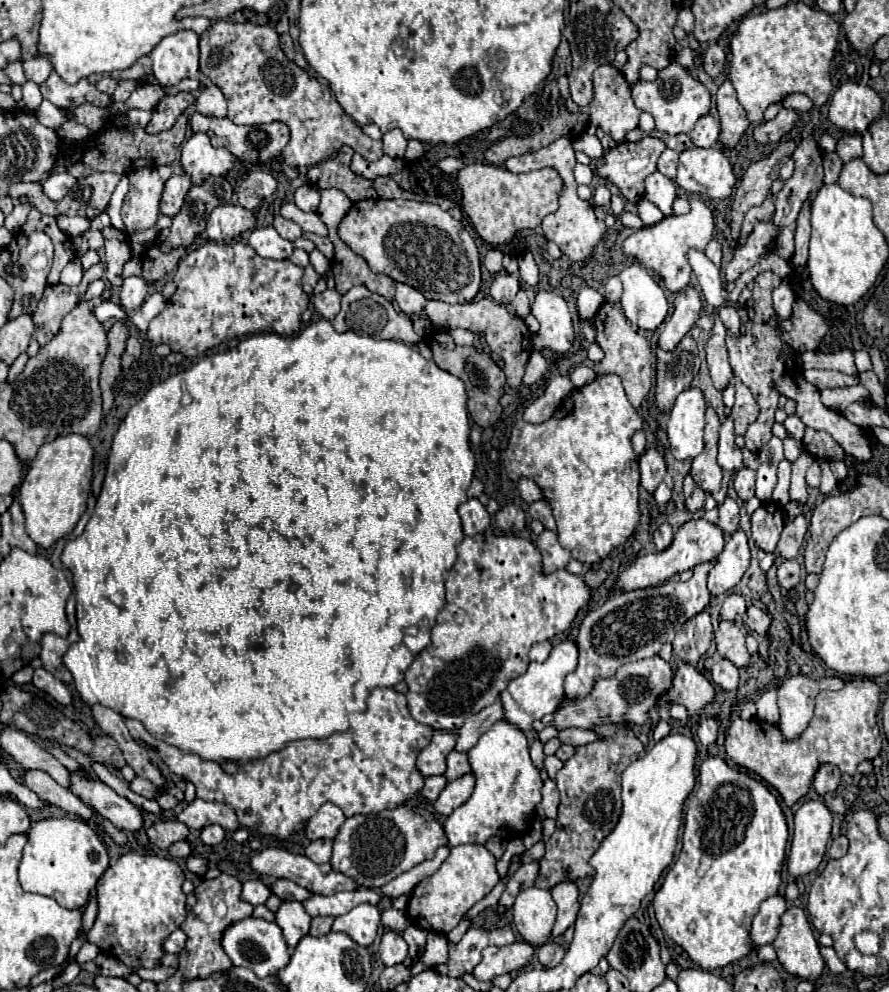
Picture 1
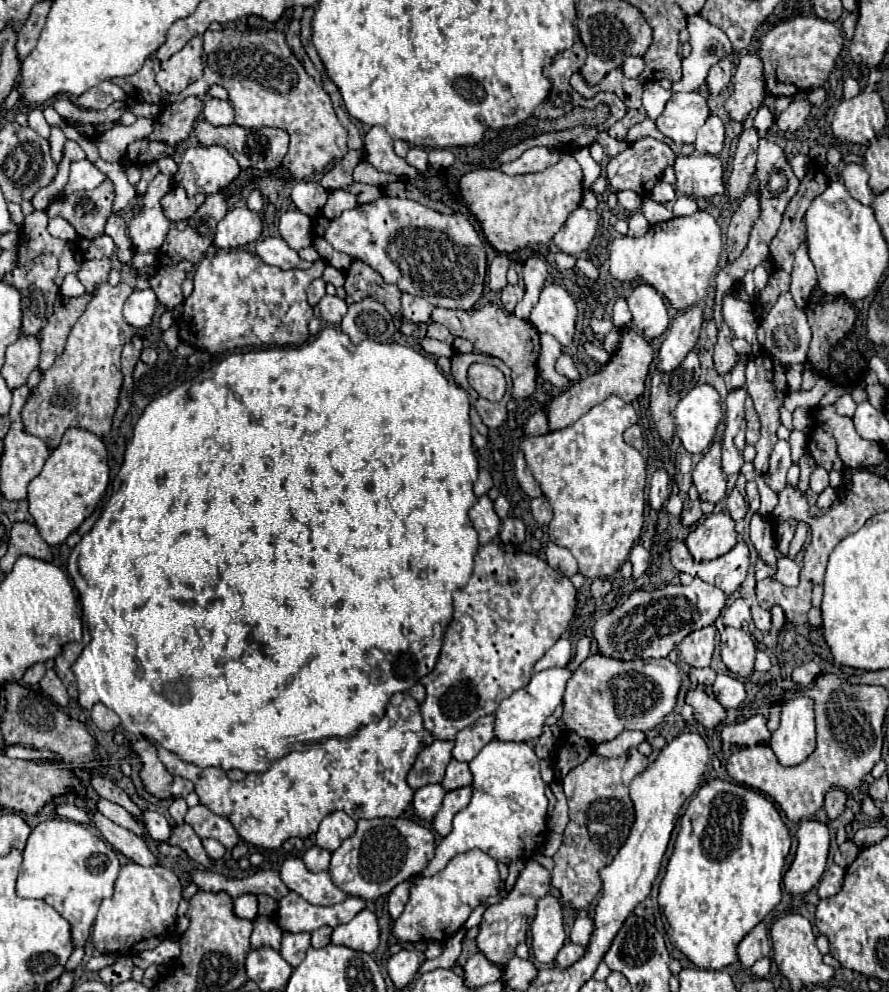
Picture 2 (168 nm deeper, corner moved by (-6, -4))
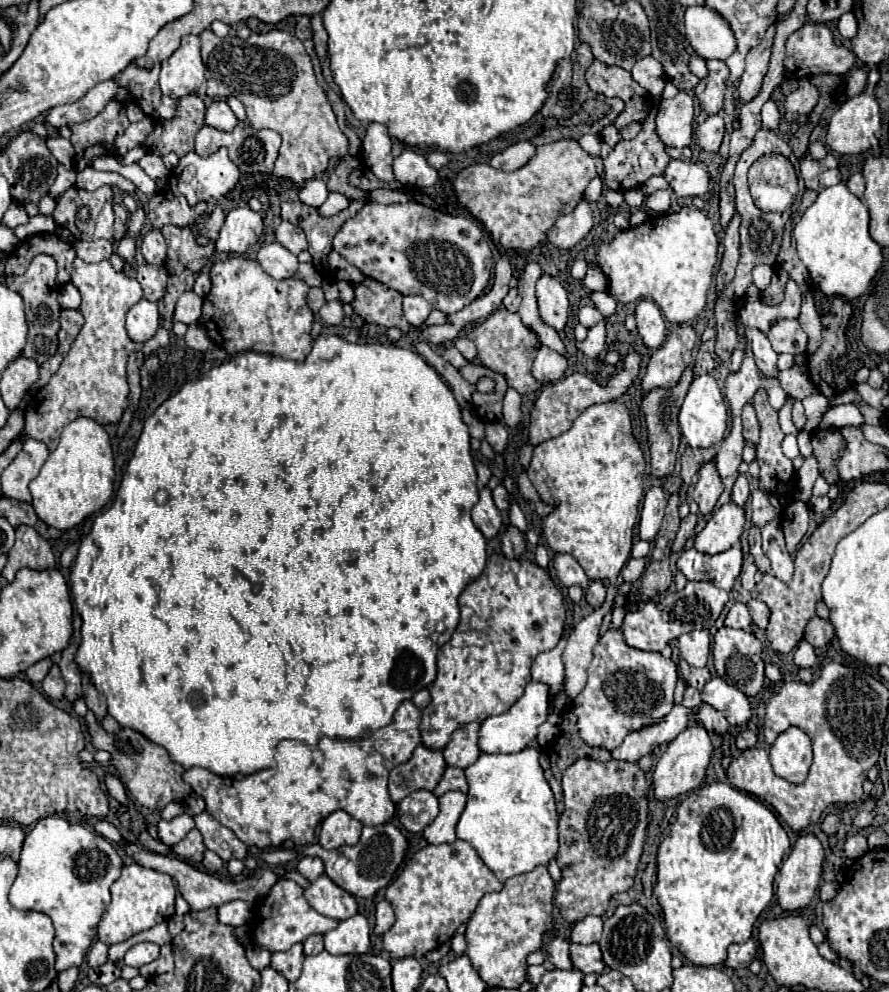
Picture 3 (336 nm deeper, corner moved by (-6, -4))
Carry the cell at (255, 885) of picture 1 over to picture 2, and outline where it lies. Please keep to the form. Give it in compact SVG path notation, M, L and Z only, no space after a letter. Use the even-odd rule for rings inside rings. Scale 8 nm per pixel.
M246 894L246 896L240 896L234 900L234 914L238 918L246 918L246 920L254 920L258 912L258 900L256 896L252 894Z

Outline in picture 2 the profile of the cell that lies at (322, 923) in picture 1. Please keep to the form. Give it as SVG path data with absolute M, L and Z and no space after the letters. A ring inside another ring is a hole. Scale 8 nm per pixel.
M322 926L318 930L312 932L312 946L314 948L324 948L330 944L330 934L332 934L332 928L330 926Z

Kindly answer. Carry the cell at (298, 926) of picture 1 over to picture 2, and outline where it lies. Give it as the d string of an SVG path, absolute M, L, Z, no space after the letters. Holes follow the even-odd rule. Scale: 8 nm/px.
M306 932L284 934L284 936L282 936L280 954L282 954L282 958L284 958L292 968L296 968L296 966L304 960L308 948L310 948L310 934L306 934Z

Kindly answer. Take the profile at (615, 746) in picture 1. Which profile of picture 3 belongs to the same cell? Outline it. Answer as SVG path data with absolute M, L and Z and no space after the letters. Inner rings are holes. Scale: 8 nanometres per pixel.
M578 760L574 762L562 776L562 790L564 790L564 812L560 816L560 850L558 850L558 866L562 870L562 878L556 886L554 906L560 910L564 920L578 922L588 914L602 916L608 908L608 900L616 892L630 890L636 866L640 862L642 844L646 838L648 826L648 782L644 770L638 762L626 760Z

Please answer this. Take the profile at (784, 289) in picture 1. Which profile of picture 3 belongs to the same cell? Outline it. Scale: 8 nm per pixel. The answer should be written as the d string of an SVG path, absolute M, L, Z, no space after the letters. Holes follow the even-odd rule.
M786 318L786 320L774 322L766 336L776 354L784 354L784 352L804 354L806 352L808 336L796 318Z

